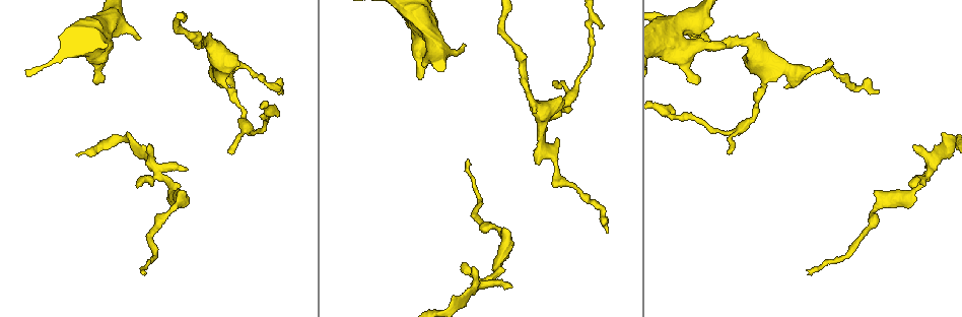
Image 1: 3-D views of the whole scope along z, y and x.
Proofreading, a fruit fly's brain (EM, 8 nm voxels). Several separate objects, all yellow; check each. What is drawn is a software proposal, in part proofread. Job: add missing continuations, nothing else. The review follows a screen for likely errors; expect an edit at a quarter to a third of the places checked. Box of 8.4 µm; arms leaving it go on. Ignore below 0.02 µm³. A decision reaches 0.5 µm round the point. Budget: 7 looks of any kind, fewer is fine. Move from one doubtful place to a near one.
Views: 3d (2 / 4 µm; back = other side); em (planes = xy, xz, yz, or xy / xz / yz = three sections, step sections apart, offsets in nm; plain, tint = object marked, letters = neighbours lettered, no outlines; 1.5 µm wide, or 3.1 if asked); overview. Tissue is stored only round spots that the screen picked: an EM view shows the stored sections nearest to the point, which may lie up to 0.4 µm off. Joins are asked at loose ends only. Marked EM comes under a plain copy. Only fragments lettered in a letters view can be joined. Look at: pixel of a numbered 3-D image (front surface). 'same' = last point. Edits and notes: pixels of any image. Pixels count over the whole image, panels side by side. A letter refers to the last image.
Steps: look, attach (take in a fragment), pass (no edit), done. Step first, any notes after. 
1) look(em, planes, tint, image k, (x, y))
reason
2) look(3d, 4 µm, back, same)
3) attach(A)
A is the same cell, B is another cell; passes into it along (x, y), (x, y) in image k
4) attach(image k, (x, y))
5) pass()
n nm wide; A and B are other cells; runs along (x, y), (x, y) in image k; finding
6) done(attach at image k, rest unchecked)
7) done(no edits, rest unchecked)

look(em, yz, step 8, tint, image 1, (148, 145))
an open end

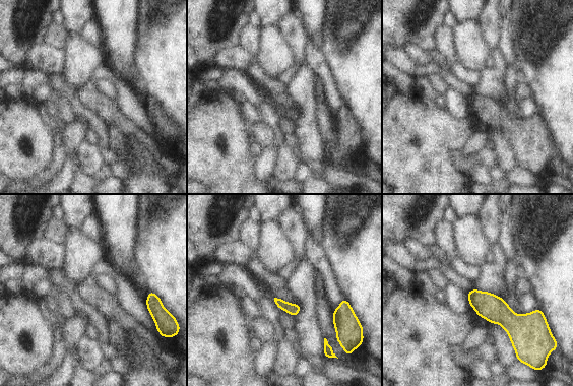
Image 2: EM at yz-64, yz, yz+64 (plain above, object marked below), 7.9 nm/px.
look(em, planes, letters, same)
cut it another way

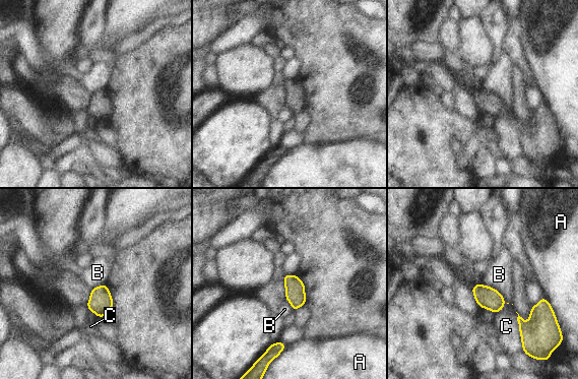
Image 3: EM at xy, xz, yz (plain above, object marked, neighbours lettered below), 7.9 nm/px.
pass()
A, B and C are other cells; border along (483, 283), (493, 287), (509, 303) in image 3; no lettered fragment goes on from it

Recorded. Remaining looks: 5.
look(em, yz, step 4, letters, image 1, (141, 271))
long arm stops here

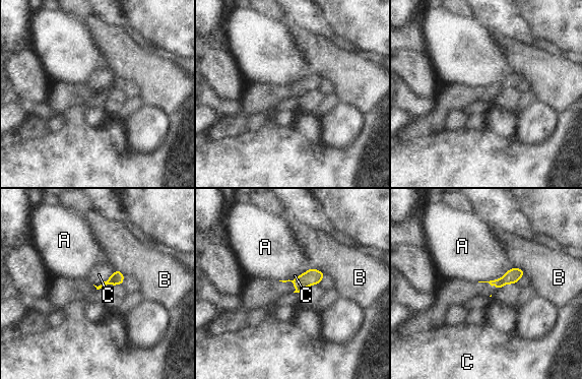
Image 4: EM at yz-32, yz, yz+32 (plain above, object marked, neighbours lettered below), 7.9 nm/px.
pass()
80 nm wide; A, B and C are other cells; border along (116, 269), (100, 285), (93, 285) in image 4; none of them fits

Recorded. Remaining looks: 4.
look(em, xz, step 8, letters, image 1, (697, 81))
an open end

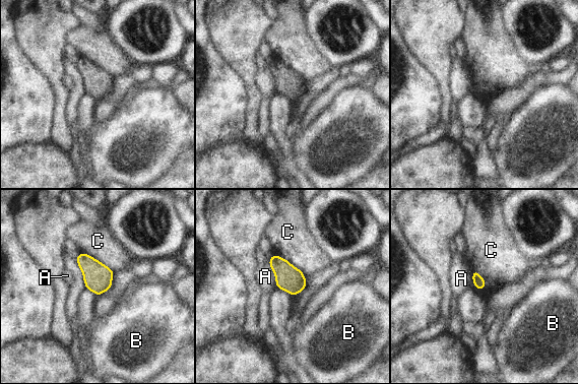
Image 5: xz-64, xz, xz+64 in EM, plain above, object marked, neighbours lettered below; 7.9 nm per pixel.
pass()
A, B and C are other cells; border along (273, 253), (286, 259), (305, 277) in image 5; no lettered fragment goes on from it

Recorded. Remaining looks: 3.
done(no edits, rest unchecked)

